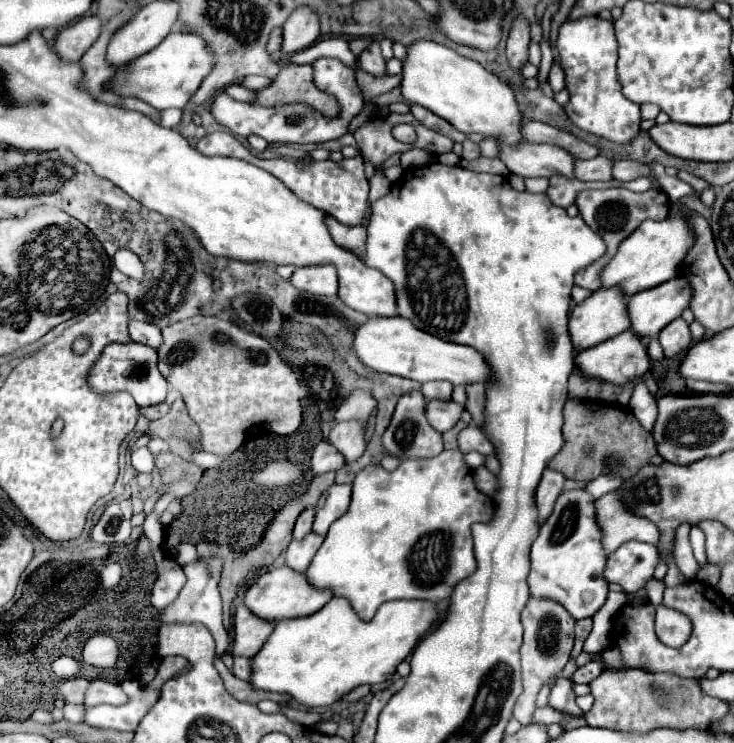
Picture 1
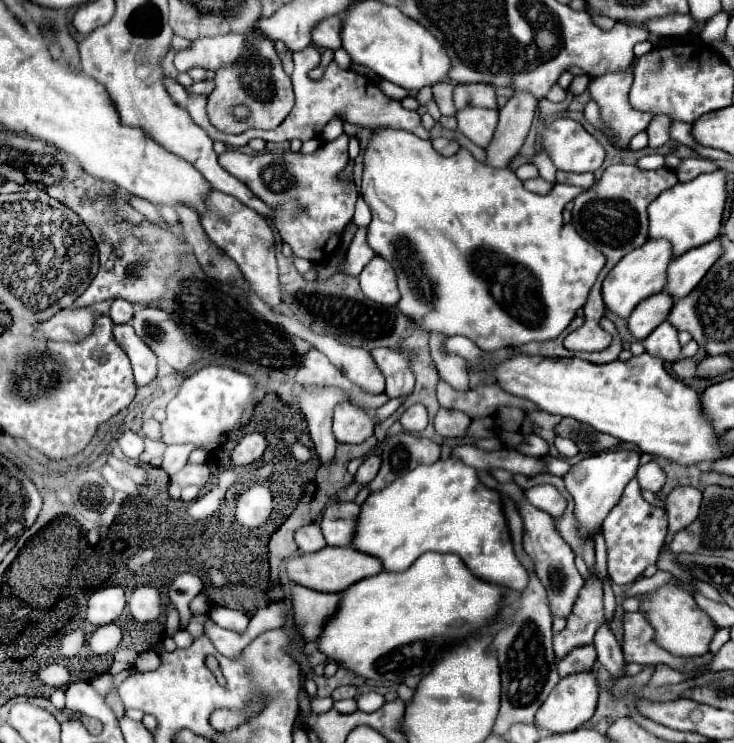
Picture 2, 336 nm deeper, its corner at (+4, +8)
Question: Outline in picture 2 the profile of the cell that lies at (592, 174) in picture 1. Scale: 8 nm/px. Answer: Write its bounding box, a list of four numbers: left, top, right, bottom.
[557,171,593,187]

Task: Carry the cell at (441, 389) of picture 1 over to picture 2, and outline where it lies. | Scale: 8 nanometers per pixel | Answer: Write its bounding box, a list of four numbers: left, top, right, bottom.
[435,407,471,437]

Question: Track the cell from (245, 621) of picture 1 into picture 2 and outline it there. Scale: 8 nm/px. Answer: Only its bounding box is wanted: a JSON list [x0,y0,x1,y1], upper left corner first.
[291,587,339,643]

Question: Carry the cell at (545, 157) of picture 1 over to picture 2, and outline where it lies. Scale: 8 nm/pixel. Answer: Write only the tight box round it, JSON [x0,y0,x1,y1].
[457,109,497,147]

